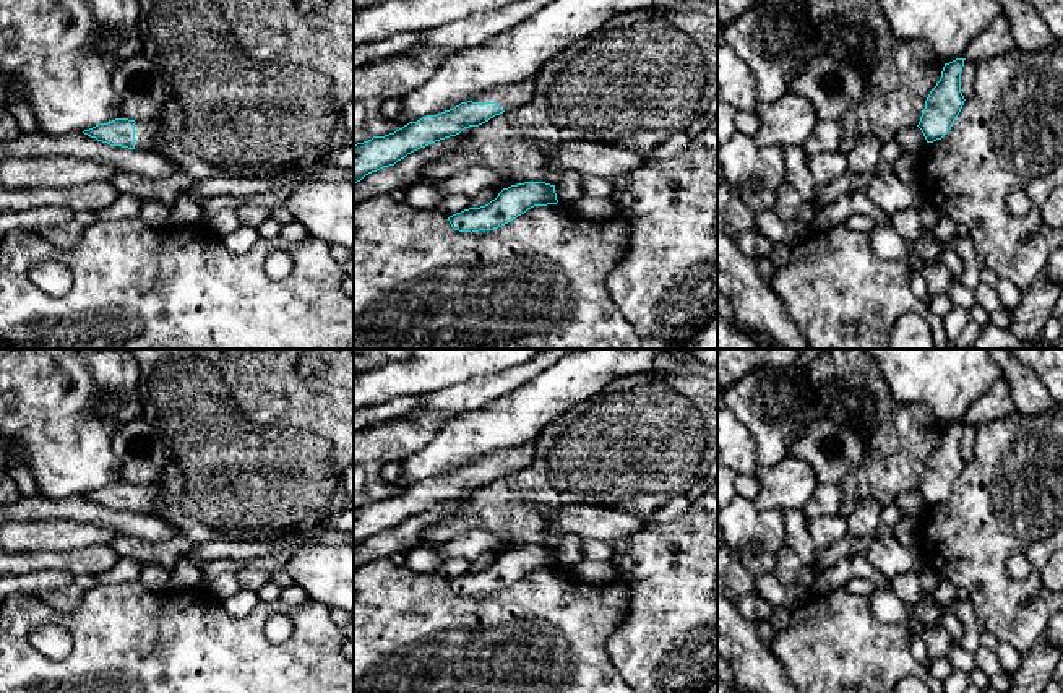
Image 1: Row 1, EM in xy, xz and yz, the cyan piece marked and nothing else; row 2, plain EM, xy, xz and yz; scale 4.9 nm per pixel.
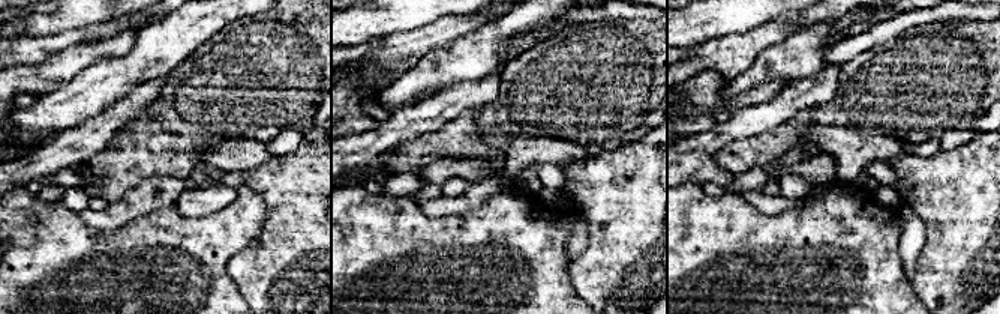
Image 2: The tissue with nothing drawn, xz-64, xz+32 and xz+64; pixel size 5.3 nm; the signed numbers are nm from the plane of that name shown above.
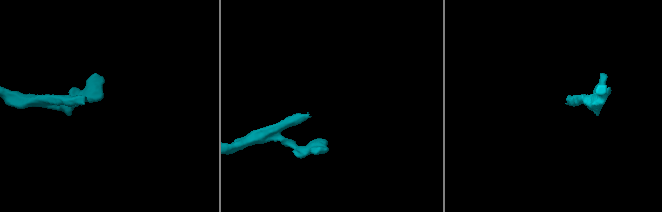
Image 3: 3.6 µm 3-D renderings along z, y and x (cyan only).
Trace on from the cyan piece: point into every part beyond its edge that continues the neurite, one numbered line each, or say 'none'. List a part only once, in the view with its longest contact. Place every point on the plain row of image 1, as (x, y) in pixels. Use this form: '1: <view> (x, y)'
1: xz (508, 460)

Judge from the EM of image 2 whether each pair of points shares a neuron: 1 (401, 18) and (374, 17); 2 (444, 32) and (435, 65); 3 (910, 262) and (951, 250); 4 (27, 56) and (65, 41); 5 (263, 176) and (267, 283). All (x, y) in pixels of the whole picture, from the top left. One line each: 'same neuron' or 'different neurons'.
1: same neuron
2: different neurons
3: different neurons
4: same neuron
5: same neuron

